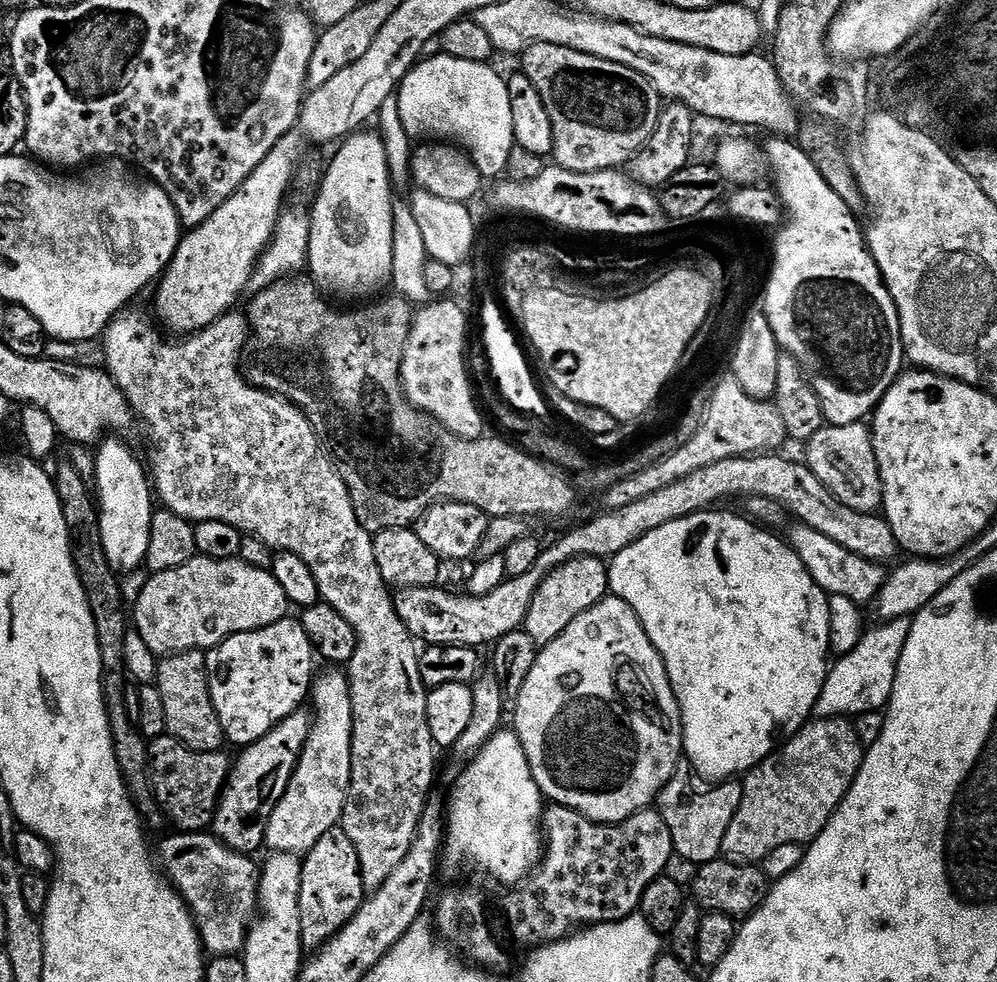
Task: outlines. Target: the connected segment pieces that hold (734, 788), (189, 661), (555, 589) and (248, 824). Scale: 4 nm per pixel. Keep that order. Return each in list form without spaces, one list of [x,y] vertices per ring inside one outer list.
[[[673,778],[665,788],[661,788],[658,797],[658,811],[670,830],[675,855],[689,860],[692,866],[719,860],[724,851],[726,830],[742,802],[743,783],[733,778],[709,787],[712,788],[709,792],[695,792],[690,781],[680,779]]]
[[[201,649],[179,652],[173,656],[165,656],[157,666],[157,678],[154,683],[155,695],[160,696],[162,710],[165,711],[167,735],[173,736],[180,744],[185,744],[195,752],[219,752],[226,744],[224,727],[218,718],[218,710],[214,710],[214,702],[208,685],[208,657]]]
[[[576,556],[555,568],[544,579],[542,586],[538,586],[534,602],[530,602],[530,610],[524,619],[523,631],[528,632],[538,646],[554,642],[554,638],[558,638],[558,634],[562,634],[570,622],[600,603],[609,592],[608,564],[598,556]]]
[[[301,706],[285,720],[277,722],[266,735],[247,745],[244,753],[231,765],[210,828],[216,839],[233,852],[253,854],[265,847],[268,819],[270,814],[274,814],[274,806],[278,806],[282,794],[286,794],[286,786],[300,761],[306,738],[312,729],[314,716],[306,709]]]

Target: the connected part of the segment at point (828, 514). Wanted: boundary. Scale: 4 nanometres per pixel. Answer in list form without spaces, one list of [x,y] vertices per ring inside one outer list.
[[[757,454],[743,457],[744,464],[744,492],[748,496],[761,496],[764,500],[773,500],[784,508],[789,508],[796,515],[795,519],[801,524],[818,530],[818,534],[826,534],[838,546],[858,554],[863,560],[884,562],[892,560],[898,553],[898,545],[892,527],[883,515],[871,512],[850,510],[838,498],[830,494],[822,482],[818,482],[816,475],[810,471],[807,463],[787,460],[784,454]]]

